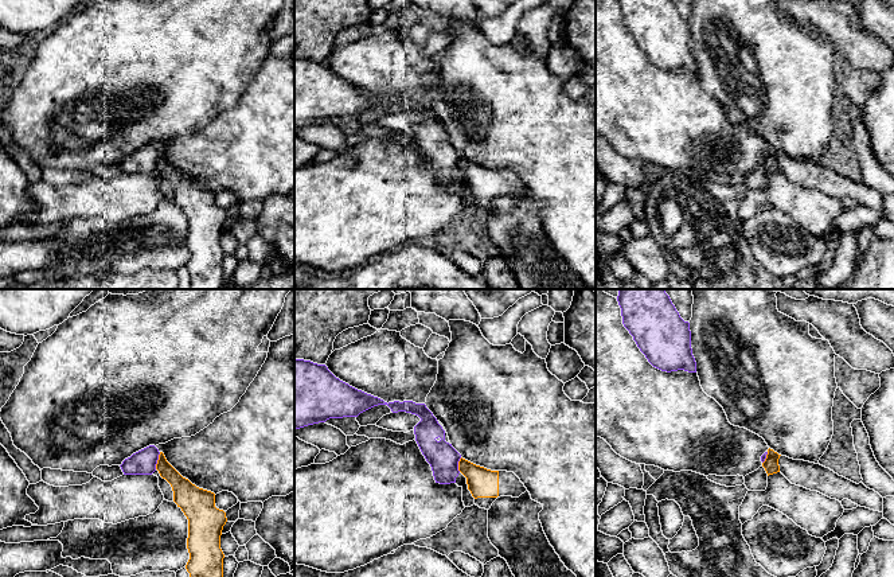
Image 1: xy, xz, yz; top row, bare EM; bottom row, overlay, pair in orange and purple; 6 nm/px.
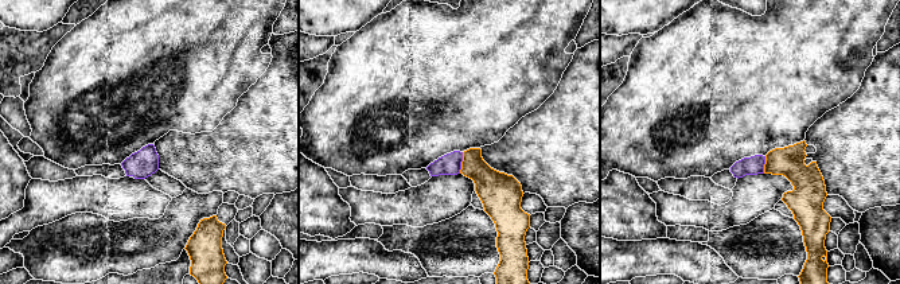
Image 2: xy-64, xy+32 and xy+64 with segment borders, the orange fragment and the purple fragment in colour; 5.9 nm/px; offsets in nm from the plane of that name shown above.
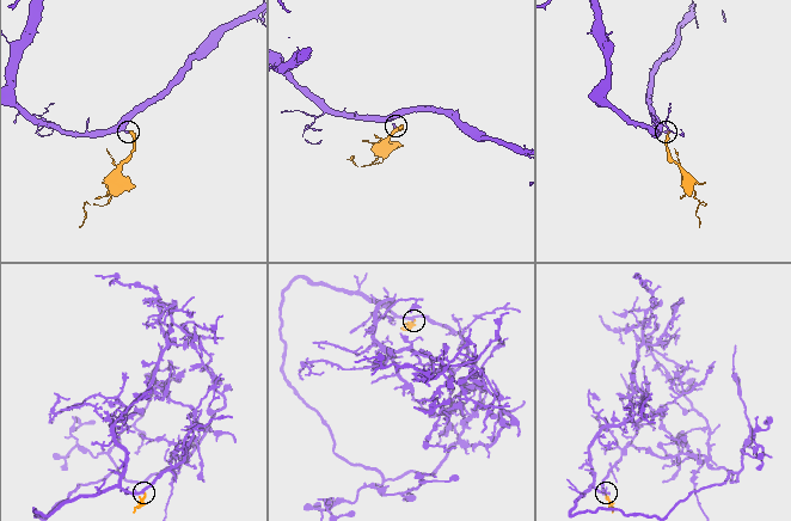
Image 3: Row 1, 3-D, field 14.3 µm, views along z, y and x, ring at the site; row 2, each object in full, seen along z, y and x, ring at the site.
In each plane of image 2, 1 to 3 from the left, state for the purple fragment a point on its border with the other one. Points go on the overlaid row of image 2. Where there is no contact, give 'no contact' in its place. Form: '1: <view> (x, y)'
1: no contact
2: xy+32 (462, 163)
3: xy+64 (764, 164)

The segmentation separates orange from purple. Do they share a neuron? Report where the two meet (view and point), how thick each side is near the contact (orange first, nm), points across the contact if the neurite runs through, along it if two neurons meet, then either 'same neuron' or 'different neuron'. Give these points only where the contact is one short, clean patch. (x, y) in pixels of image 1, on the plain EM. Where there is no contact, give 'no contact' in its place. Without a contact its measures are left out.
contact xy (157, 159); calibres 140 and 150 nm; border xy (160, 151), (155, 167); different neuron

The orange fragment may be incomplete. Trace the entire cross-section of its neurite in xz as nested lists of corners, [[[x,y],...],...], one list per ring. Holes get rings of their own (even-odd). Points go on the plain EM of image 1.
[[[462,156],[458,160],[458,169],[466,176],[468,188],[480,207],[489,208],[497,196],[519,196],[527,190],[514,171],[491,169]]]

